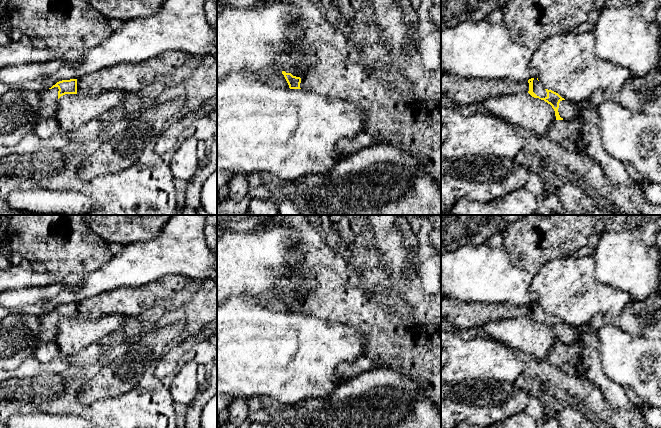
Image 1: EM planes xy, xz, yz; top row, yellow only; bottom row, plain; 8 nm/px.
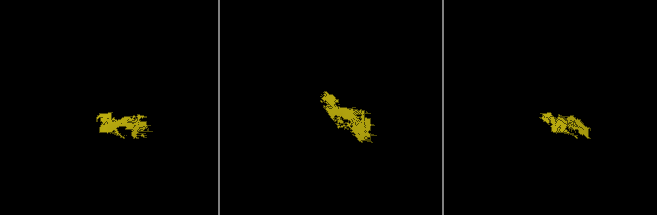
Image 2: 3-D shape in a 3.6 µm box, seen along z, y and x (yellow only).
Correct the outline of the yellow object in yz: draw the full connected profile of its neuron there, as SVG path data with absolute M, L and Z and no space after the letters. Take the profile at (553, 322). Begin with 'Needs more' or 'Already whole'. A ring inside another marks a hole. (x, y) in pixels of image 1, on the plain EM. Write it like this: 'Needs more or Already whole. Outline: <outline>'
Needs more. Outline: M441 299L441 318L453 326L464 325L476 329L490 321L528 316L532 321L544 324L555 335L556 344L579 344L581 328L571 327L558 317L545 313L538 302L517 306L507 303L465 303L459 300Z

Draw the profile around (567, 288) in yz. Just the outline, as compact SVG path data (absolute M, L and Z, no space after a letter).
M570 256L546 262L533 276L530 290L537 294L537 302L545 313L558 317L574 328L589 324L592 317L598 313L612 312L618 315L631 301L627 291L603 284L596 279L593 256Z

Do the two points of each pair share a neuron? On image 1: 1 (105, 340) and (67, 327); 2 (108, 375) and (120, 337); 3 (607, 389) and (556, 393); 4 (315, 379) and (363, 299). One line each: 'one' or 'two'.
1: one
2: two
3: two
4: two

